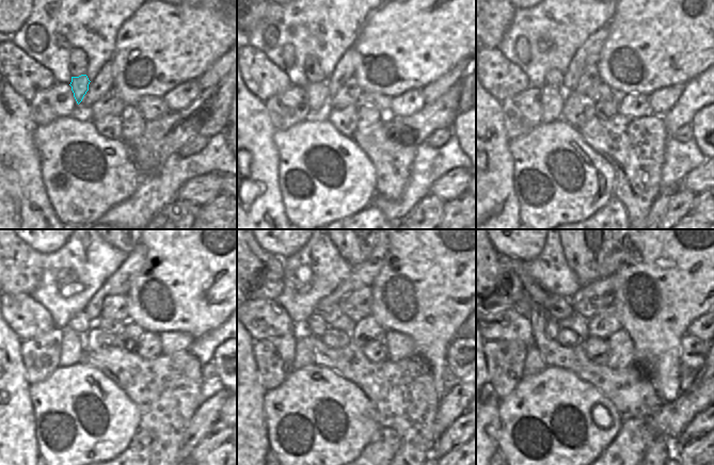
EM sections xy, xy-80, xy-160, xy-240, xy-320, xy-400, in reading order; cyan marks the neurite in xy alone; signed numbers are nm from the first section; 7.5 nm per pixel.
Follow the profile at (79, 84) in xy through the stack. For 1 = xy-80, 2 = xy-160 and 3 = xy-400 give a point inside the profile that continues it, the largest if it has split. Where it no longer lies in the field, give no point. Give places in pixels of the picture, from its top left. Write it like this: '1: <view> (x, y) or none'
1: xy-80 (318, 96)
2: xy-160 (552, 97)
3: xy-400 (534, 363)

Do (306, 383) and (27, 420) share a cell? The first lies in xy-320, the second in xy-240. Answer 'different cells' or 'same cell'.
different cells

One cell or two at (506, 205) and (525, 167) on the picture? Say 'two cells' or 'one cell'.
two cells

